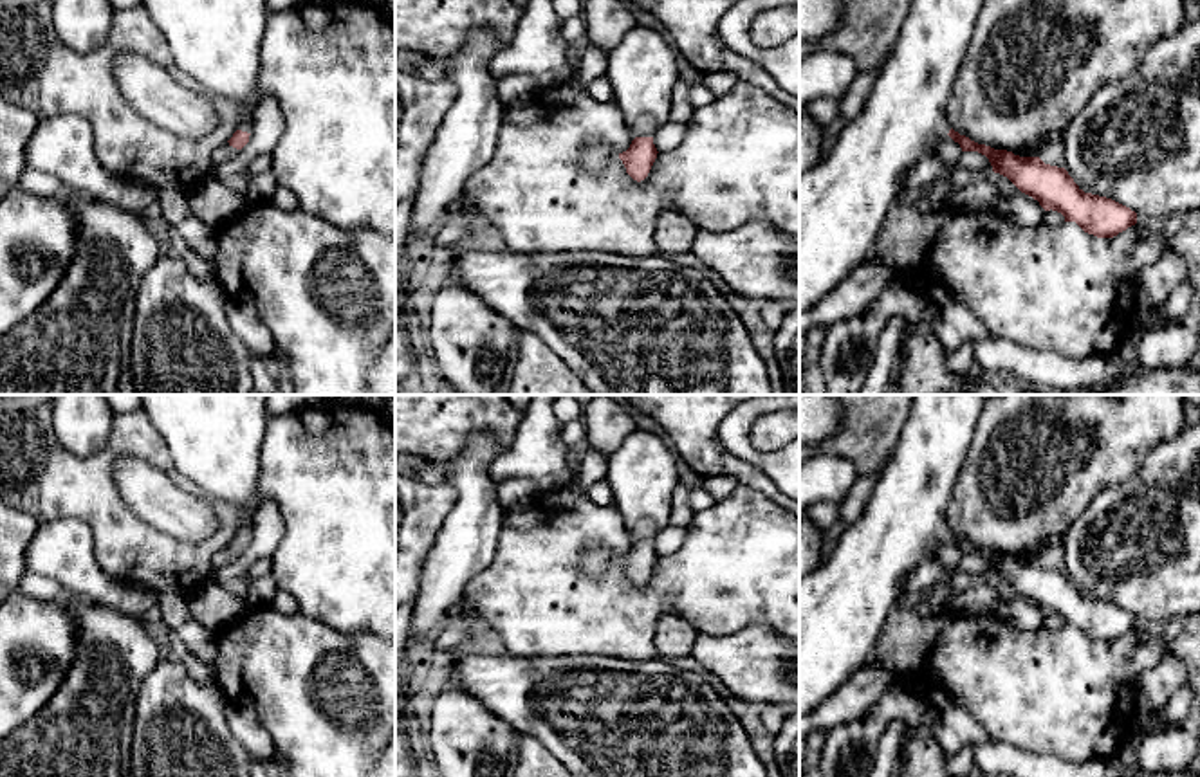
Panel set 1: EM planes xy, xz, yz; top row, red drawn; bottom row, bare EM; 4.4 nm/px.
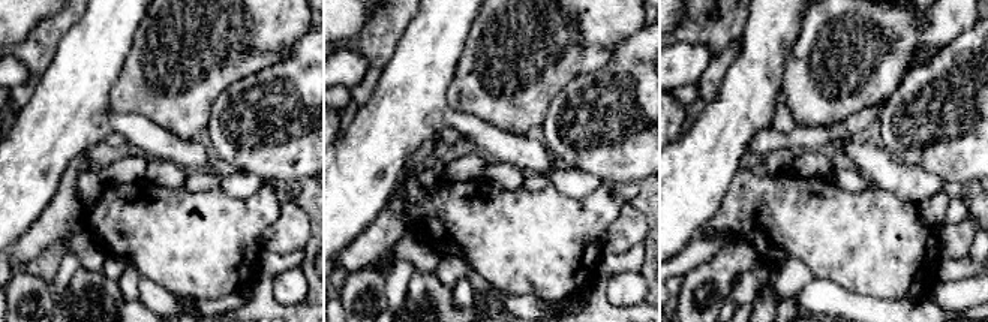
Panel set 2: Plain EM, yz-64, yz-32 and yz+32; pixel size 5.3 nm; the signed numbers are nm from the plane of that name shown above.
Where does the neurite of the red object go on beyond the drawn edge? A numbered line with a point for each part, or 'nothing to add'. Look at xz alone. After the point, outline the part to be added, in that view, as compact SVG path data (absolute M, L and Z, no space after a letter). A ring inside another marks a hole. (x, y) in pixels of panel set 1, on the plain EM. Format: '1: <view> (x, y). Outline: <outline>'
1: xz (643, 473). Outline: M637 427L608 456L605 480L632 543L653 541L669 525L677 463L660 436Z

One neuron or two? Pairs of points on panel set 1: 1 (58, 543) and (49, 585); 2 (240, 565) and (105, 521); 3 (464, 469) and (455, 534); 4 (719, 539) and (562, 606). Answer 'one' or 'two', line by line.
1: two
2: two
3: one
4: one

